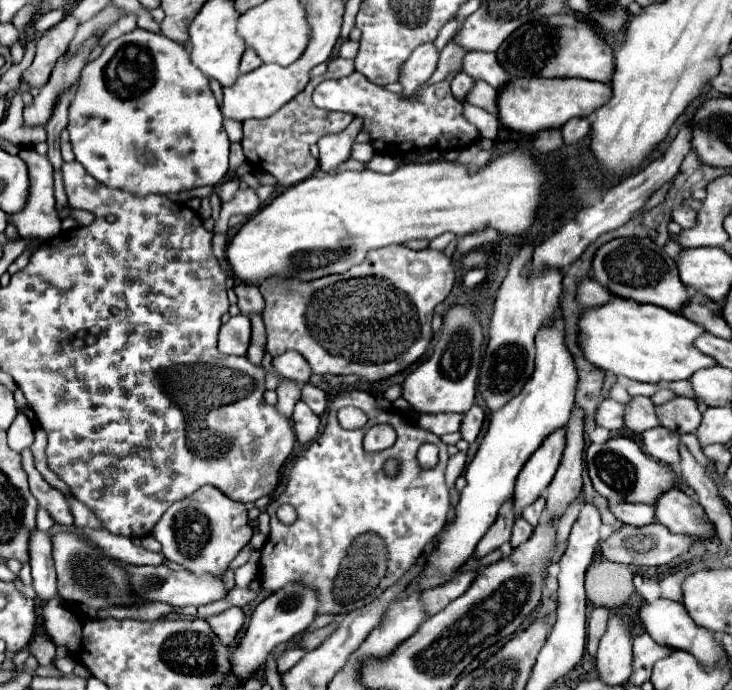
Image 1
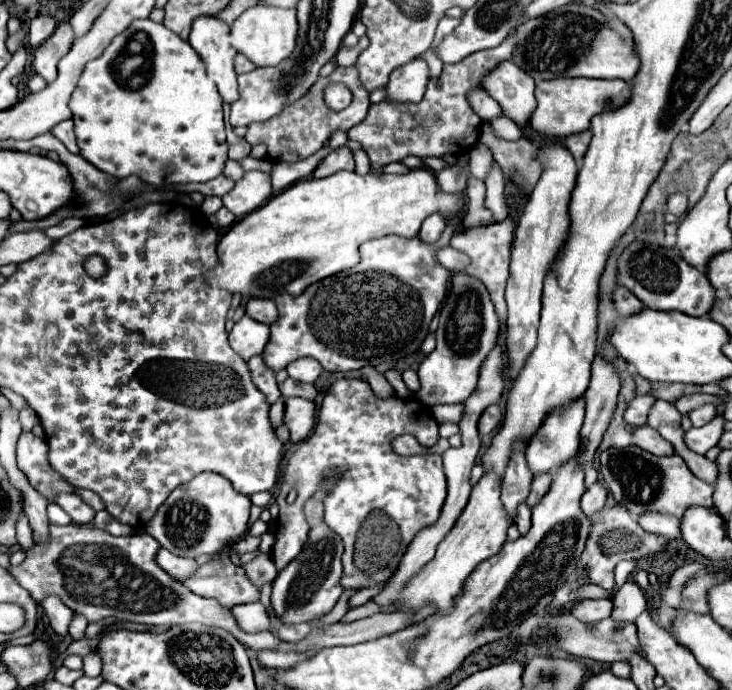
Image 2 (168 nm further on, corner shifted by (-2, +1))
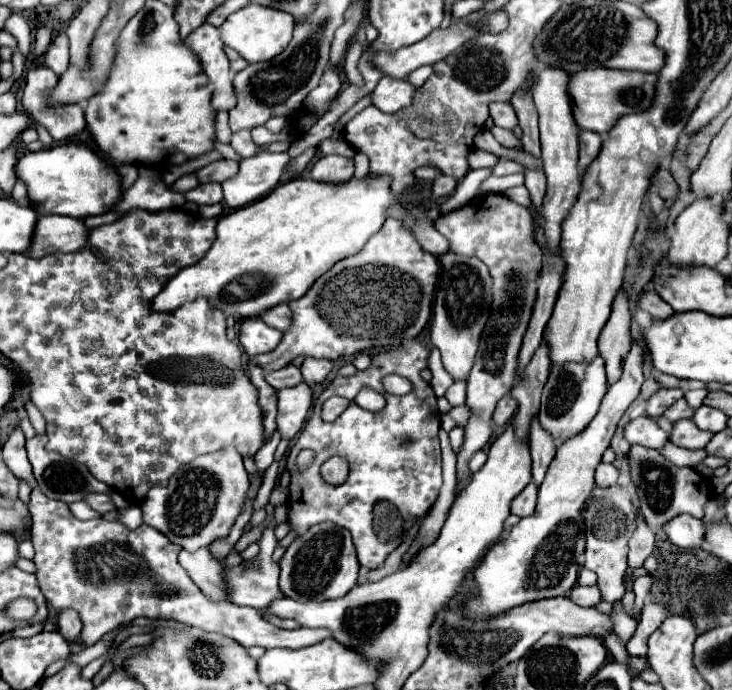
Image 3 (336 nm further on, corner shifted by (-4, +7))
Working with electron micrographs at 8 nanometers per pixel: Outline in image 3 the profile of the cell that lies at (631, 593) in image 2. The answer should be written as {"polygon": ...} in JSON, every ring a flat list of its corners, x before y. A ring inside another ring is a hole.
{"polygon":[[641,511,637,513,637,529,629,541,629,569,635,571,637,567,643,567,643,561,653,553,655,549,655,533,647,527]]}

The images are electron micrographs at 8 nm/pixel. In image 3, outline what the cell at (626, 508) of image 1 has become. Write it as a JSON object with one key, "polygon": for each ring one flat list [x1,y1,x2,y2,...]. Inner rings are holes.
{"polygon":[[691,515,675,517,675,521,665,525,665,531,671,543,675,543,677,547,693,549,693,547,703,545,705,541,705,523]]}

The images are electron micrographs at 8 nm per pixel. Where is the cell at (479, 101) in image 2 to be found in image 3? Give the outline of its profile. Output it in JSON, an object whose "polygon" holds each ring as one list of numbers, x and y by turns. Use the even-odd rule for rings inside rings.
{"polygon":[[491,103,491,119,497,127,503,129,513,129,517,127,517,115,515,109,511,105,503,105,503,103]]}

